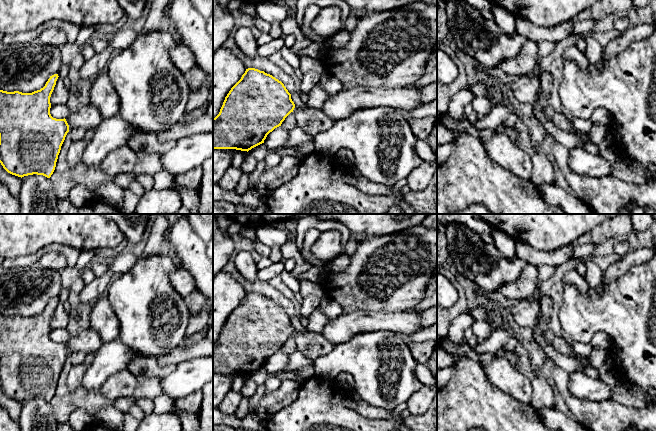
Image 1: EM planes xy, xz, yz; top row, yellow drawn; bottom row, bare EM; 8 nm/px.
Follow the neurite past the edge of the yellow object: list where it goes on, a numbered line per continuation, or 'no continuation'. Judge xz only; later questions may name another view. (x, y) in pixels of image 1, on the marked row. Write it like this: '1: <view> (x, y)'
1: xz (311, 121)

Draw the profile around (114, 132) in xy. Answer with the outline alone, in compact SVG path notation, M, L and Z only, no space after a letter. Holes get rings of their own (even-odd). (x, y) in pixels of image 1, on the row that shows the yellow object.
M120 115L103 119L84 149L81 163L87 166L100 165L114 149L127 145L131 136L138 134Z

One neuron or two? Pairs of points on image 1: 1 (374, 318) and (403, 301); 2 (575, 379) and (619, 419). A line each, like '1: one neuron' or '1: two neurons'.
1: two neurons
2: two neurons

